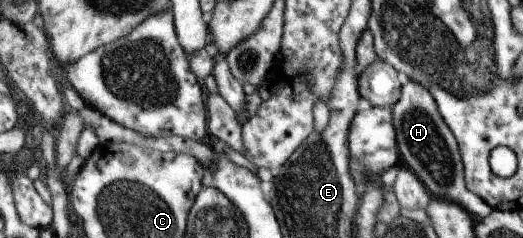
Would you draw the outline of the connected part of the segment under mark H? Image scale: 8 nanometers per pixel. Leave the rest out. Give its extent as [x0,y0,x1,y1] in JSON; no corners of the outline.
[390,80,492,219]

